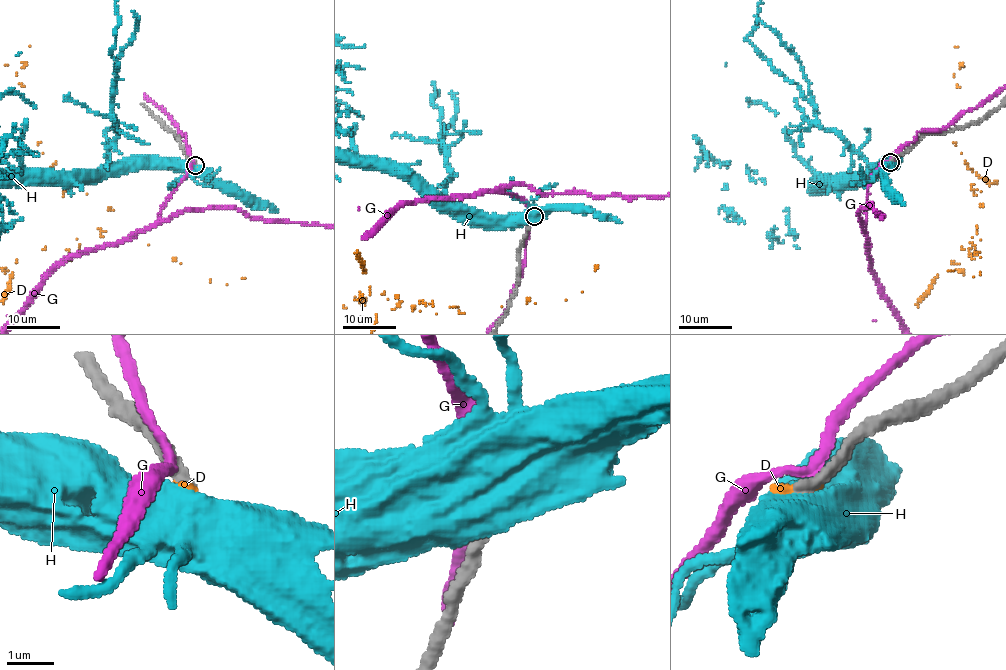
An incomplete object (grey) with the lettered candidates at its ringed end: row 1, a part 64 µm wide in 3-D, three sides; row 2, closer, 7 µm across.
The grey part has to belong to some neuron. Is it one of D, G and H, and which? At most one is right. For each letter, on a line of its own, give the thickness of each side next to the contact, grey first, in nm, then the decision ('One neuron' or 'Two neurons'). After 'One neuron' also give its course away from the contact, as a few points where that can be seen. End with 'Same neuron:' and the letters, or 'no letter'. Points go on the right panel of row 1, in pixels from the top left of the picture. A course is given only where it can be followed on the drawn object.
D: Thickness 280 nm (grey) against 200 nm. One neuron
G: Thickness 340 nm (grey) against 190 nm. Two neurons
H: Thickness 260 nm (grey) against 800 nm. Two neurons
Same neuron: D

